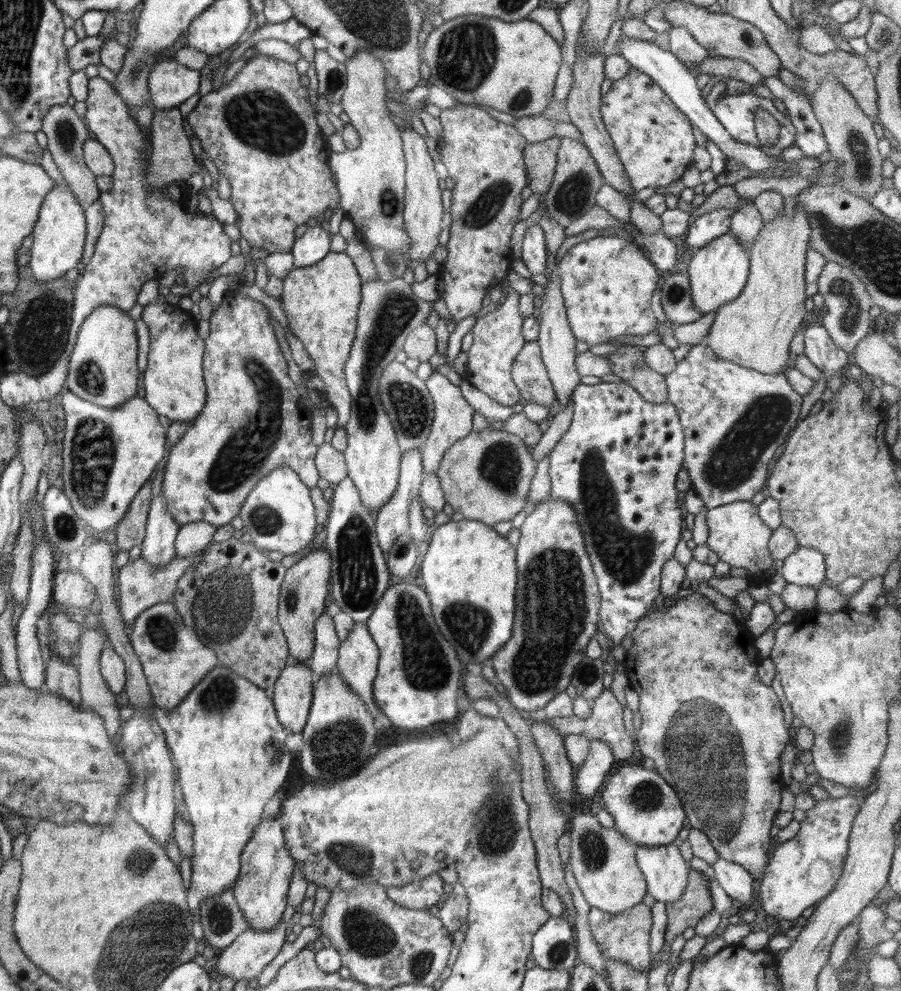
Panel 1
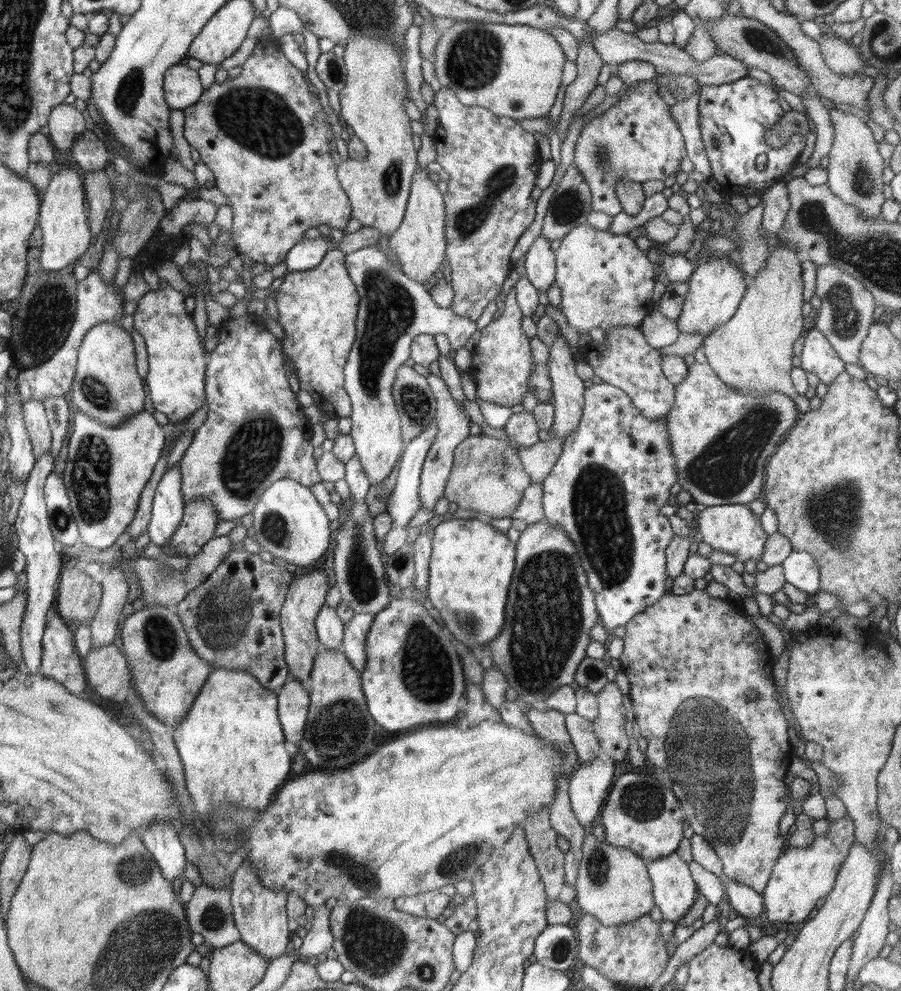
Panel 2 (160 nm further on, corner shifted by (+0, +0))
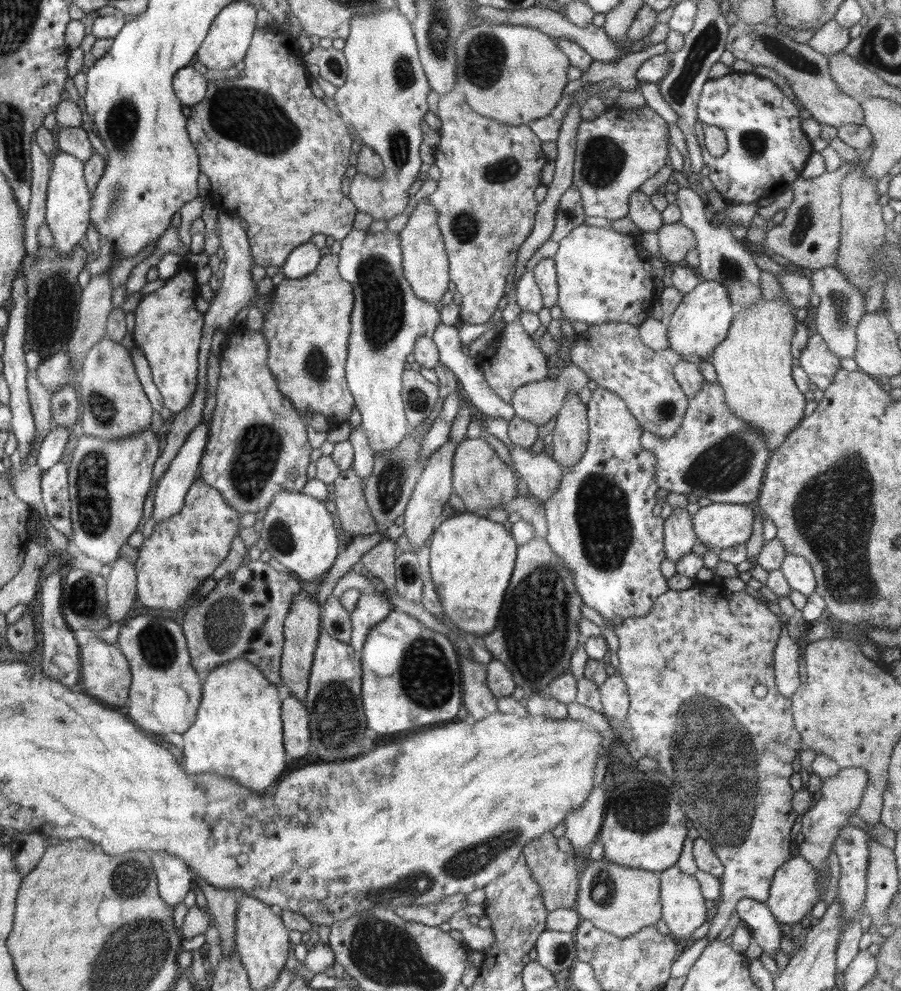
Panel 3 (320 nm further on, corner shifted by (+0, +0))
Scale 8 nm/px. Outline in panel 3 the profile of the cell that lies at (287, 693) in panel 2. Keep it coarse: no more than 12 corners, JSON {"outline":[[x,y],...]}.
{"outline":[[304,702],[281,703],[286,756],[309,753],[311,734]]}

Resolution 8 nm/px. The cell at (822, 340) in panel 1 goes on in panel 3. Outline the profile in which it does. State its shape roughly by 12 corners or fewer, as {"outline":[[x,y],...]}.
{"outline":[[818,333],[798,360],[824,391],[841,369],[840,358]]}

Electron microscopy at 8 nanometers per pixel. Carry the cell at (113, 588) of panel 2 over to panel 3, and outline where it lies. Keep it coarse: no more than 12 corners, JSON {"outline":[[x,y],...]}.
{"outline":[[118,557],[107,578],[107,617],[122,622],[137,601],[135,566]]}

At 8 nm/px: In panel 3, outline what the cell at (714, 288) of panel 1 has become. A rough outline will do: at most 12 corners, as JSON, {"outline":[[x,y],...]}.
{"outline":[[700,280],[666,318],[668,348],[710,359],[741,309]]}

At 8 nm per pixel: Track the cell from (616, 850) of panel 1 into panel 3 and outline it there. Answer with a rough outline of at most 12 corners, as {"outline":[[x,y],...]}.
{"outline":[[589,861],[576,912],[628,938],[662,918],[657,873]]}

